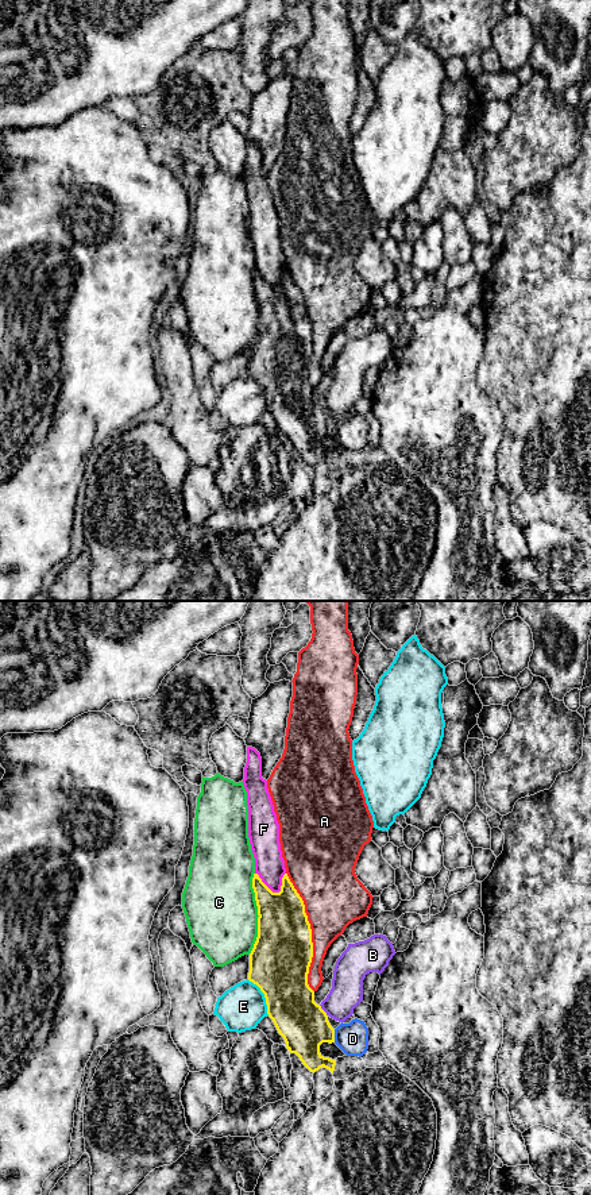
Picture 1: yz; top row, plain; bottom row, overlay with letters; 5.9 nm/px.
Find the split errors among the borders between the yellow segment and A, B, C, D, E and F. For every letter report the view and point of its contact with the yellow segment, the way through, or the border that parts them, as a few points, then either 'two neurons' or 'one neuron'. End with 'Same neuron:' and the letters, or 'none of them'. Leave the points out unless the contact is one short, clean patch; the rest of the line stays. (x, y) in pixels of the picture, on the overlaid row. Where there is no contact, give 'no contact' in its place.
A: meets yellow in yz at (311, 932); two neurons
B: meets yellow in yz at (323, 1010); border along yz (319, 1005), (327, 1016); two neurons
C: meets yellow in yz at (258, 913); two neurons
D: meets yellow in yz at (333, 1036); two neurons
E: meets yellow in yz at (265, 995); two neurons
F: meets yellow in yz at (266, 886); two neurons
Same neuron: none of them

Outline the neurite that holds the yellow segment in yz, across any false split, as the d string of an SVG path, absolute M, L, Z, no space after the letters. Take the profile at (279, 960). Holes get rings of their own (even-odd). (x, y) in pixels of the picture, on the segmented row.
M254 874L252 888L259 917L258 937L250 953L248 980L264 994L267 1014L283 1037L289 1052L296 1053L313 1073L322 1067L333 1073L336 1060L324 1057L320 1053L320 1045L335 1042L335 1029L327 1013L314 1002L314 991L308 984L313 942L304 901L287 874L282 878L279 893L273 893L258 874Z

